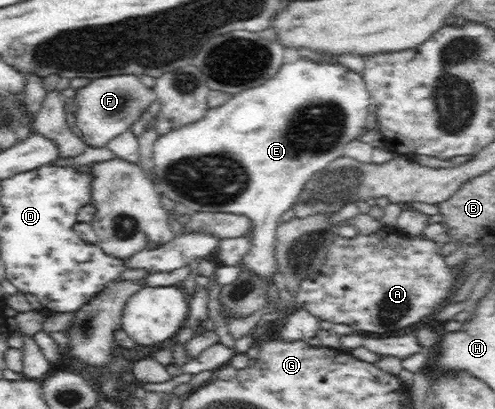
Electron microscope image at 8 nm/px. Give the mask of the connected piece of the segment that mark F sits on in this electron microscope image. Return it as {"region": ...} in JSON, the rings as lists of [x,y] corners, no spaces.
{"region":[[[127,72],[119,76],[92,79],[88,85],[79,87],[73,98],[77,111],[75,126],[81,130],[82,140],[93,148],[105,148],[116,136],[129,130],[147,108],[158,101],[157,94],[143,86],[138,75]]]}

